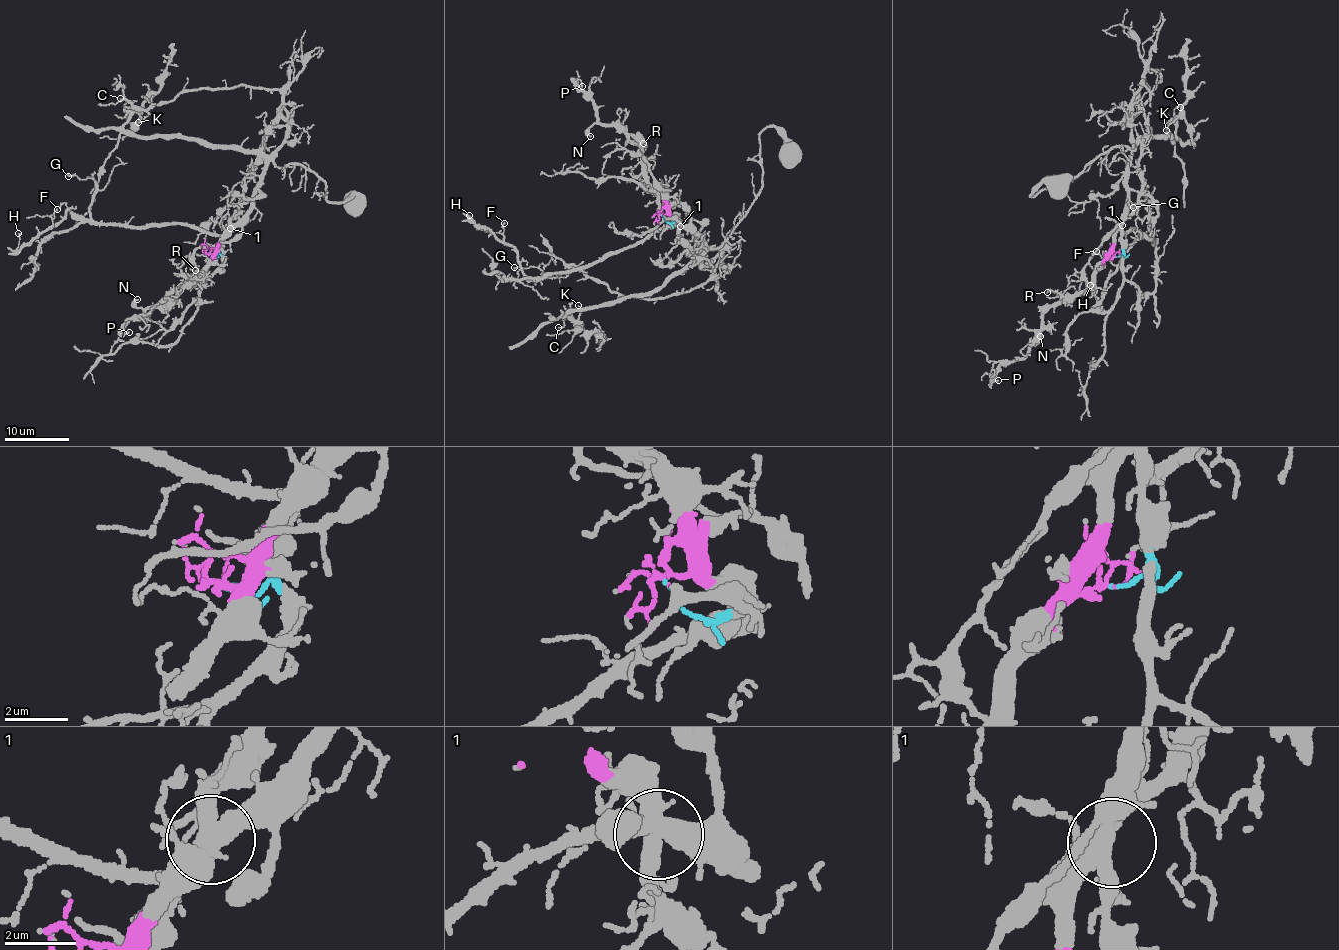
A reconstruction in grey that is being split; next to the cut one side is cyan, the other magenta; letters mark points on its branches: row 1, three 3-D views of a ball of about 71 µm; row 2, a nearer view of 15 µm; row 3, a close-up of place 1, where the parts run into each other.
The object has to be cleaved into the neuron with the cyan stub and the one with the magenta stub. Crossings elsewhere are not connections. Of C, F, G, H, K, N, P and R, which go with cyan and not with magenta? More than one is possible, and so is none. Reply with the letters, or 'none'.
C, F, G, H, K

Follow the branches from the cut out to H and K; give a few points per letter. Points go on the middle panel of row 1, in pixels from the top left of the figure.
H: (661, 216), (673, 224), (586, 265), (531, 278), (513, 247), (475, 226), (469, 216)
K: (661, 216), (696, 233), (704, 252), (652, 291), (571, 308), (565, 315), (574, 320), (579, 315), (578, 305)

